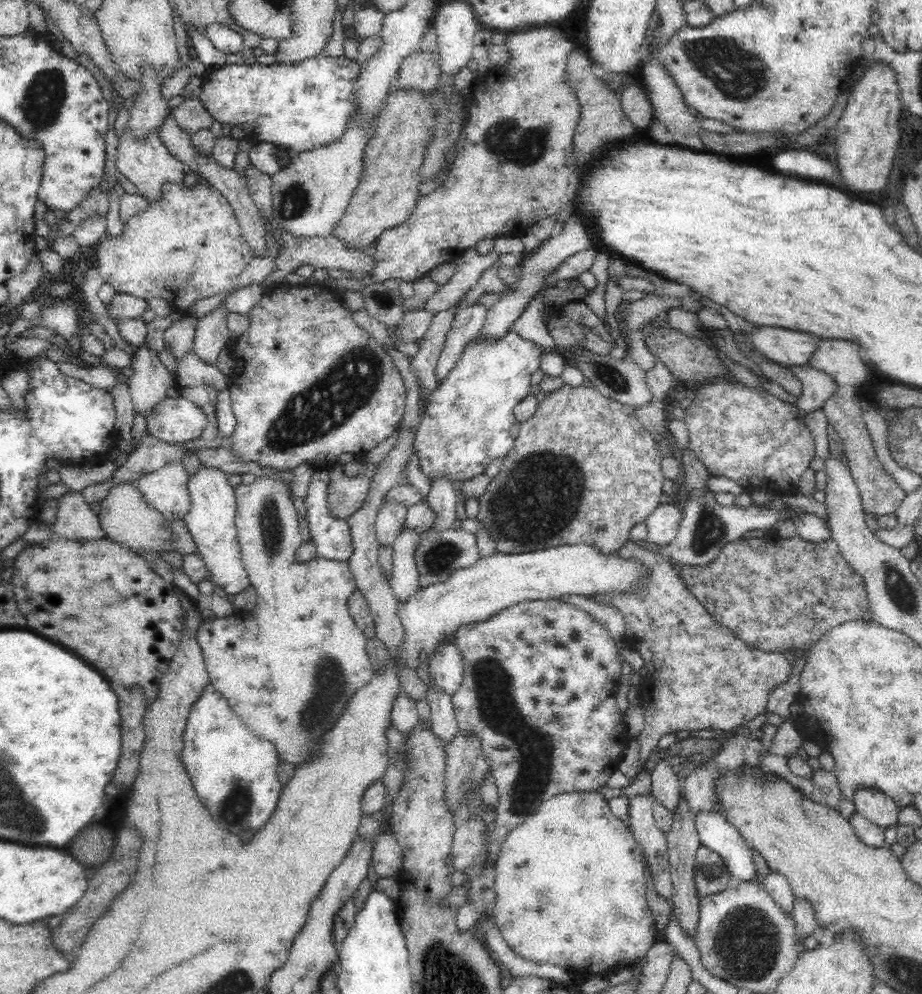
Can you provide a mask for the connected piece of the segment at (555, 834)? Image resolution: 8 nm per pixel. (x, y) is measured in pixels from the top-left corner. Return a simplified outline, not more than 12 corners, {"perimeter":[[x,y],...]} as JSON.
{"perimeter":[[594,791],[512,829],[494,923],[589,977],[660,943],[635,836]]}

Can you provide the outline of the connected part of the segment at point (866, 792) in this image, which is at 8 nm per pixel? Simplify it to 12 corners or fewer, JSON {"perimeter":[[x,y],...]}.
{"perimeter":[[874,788],[854,790],[855,812],[888,828],[899,806]]}

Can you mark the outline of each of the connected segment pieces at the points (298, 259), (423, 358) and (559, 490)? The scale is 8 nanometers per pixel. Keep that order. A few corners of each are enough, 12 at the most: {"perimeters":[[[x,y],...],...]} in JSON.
{"perimeters":[[[280,233],[265,291],[292,270],[343,270],[371,276],[374,256],[338,237],[300,239]],[[454,307],[433,316],[411,358],[423,392],[438,386],[434,370],[454,322]],[[547,394],[480,497],[501,554],[608,555],[660,505],[653,436]]]}

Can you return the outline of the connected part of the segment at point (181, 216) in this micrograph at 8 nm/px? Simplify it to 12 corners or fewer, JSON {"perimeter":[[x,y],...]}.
{"perimeter":[[168,183],[97,247],[116,293],[188,312],[255,258],[224,195]]}

